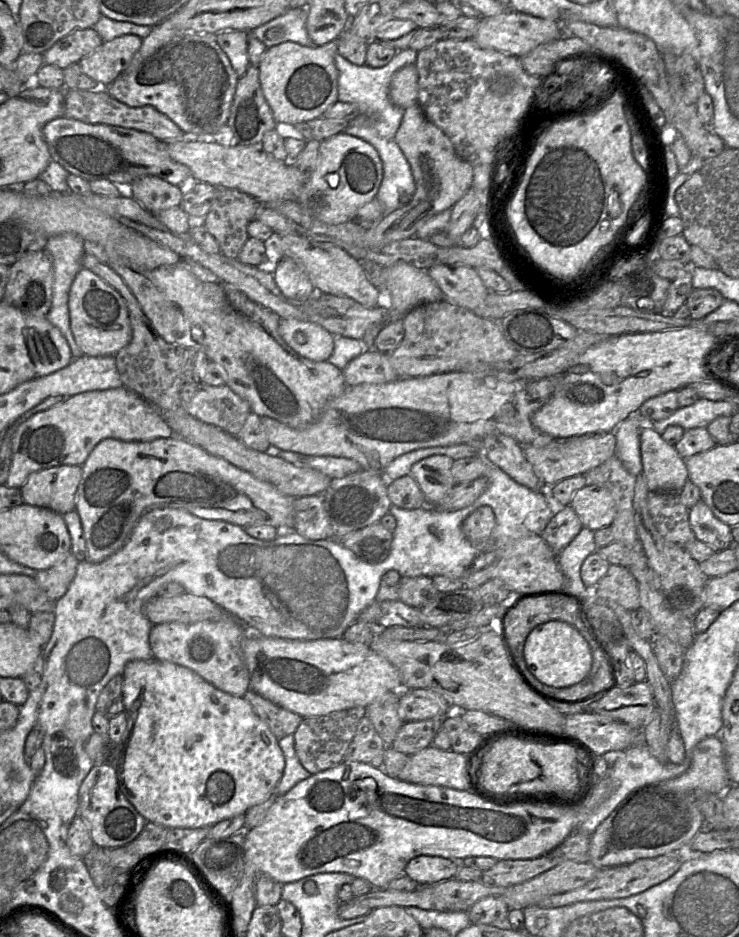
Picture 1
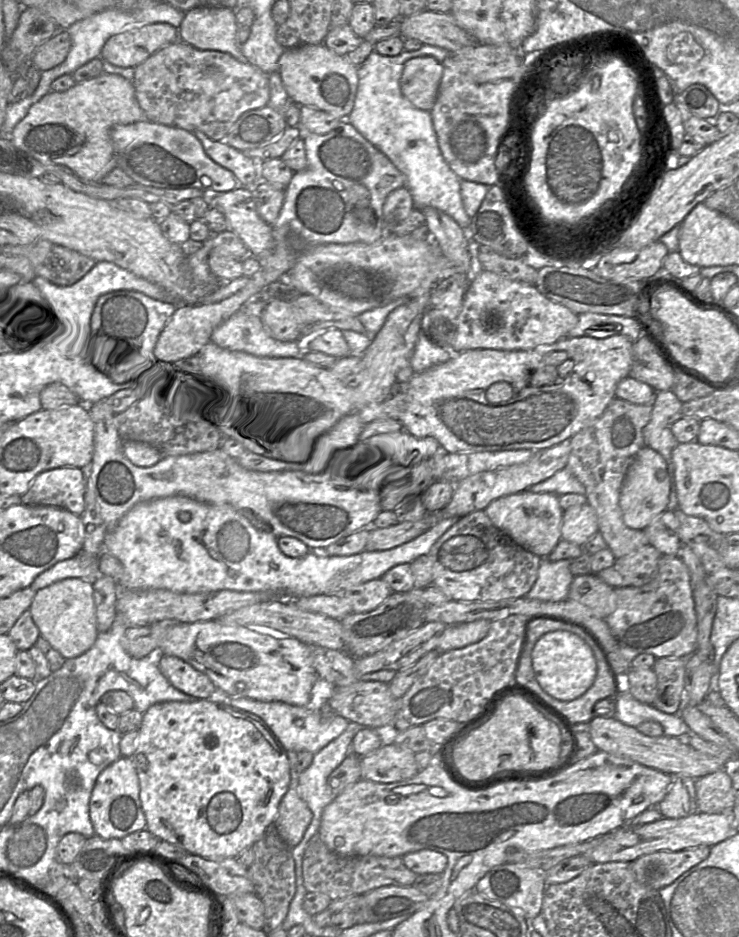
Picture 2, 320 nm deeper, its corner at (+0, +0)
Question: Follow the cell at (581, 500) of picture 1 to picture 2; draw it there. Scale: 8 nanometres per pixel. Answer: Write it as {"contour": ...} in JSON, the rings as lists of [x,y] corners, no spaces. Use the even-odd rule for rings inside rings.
{"contour":[[[588,502],[564,510],[561,539],[583,546],[598,531],[597,514]]]}

